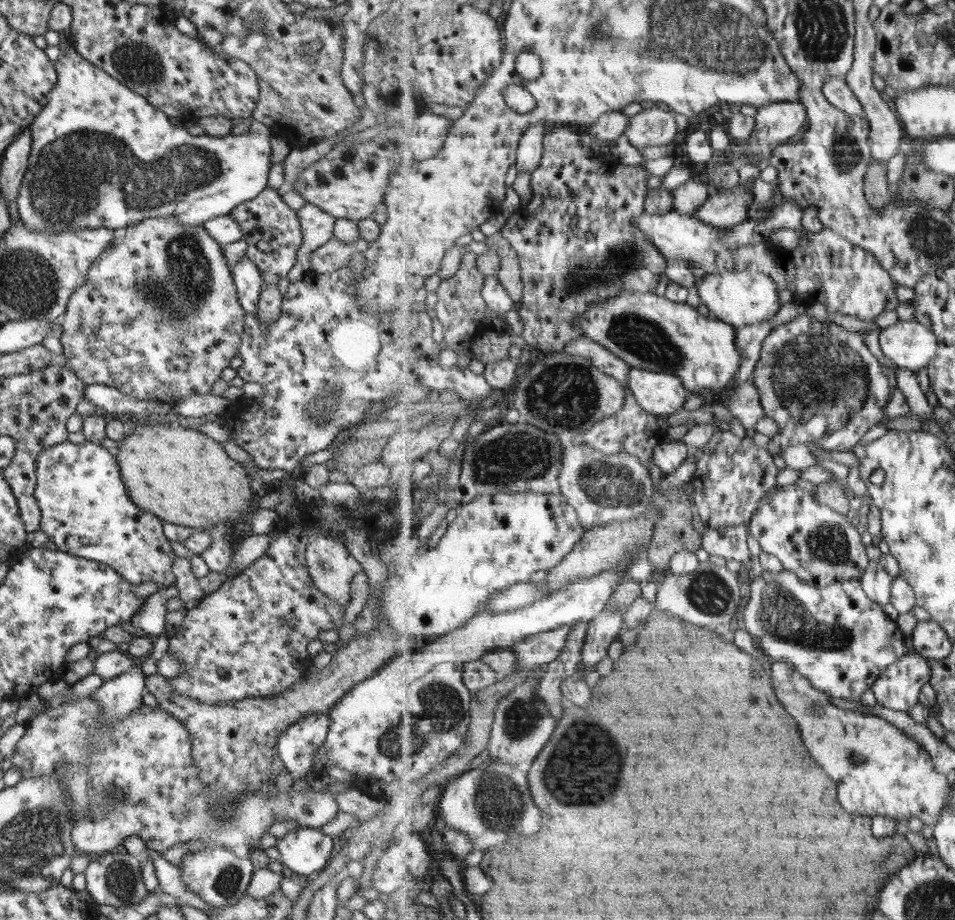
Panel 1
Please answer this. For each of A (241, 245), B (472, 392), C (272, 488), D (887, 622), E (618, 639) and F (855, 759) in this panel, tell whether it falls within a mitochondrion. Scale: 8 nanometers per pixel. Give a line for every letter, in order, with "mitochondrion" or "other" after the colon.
A: other
B: other
C: other
D: other
E: other
F: mitochondrion

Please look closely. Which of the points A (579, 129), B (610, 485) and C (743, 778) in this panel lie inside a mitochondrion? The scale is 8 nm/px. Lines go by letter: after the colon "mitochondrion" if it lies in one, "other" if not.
A: other
B: mitochondrion
C: other

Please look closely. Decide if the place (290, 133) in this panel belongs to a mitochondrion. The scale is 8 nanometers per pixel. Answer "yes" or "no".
no

